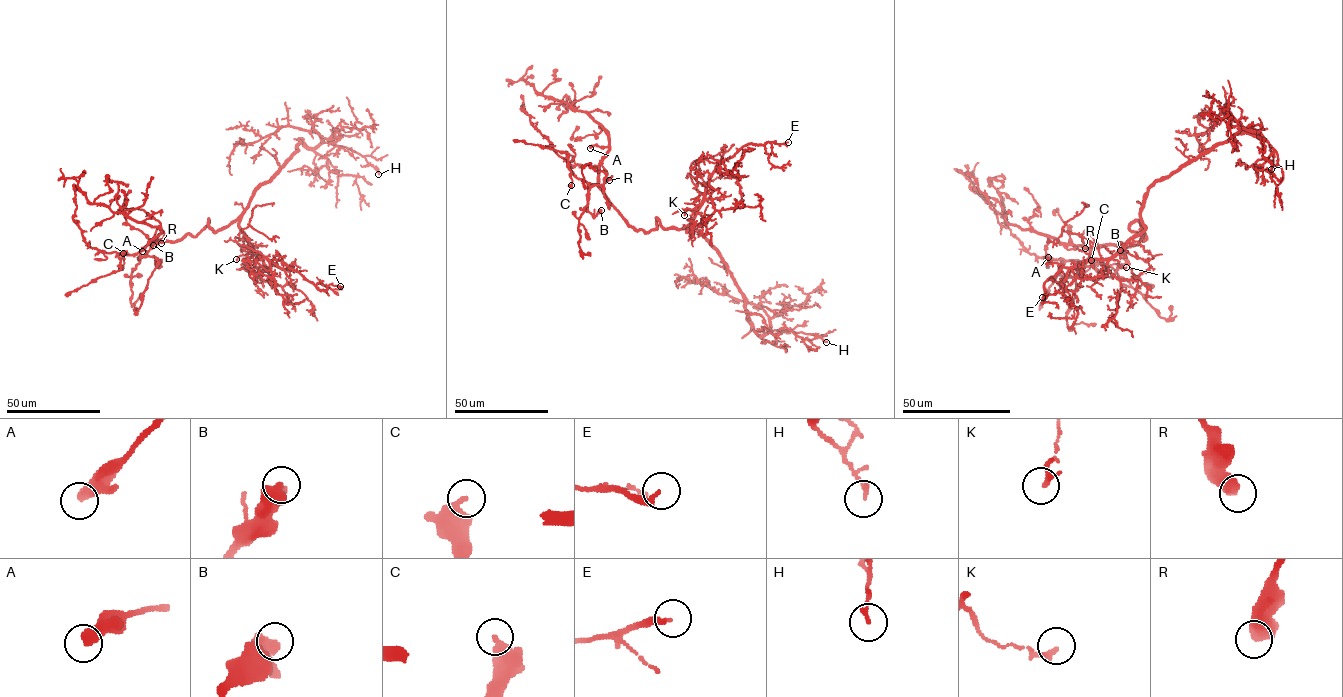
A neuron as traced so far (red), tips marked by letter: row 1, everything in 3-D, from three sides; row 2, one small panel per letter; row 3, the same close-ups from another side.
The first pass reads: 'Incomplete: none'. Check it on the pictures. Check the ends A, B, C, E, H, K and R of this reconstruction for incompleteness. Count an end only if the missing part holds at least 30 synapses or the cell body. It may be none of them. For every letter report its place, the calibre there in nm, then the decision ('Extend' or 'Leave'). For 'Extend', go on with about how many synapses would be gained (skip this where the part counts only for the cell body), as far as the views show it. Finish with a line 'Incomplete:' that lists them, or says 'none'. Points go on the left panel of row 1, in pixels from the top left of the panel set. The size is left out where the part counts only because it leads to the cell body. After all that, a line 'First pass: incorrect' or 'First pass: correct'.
A: Place: (142, 251). Thickness 480 nm. Leave
B: Place: (153, 245). Thickness 650 nm. Leave
C: Place: (123, 253). Thickness 400 nm. Leave
E: Place: (340, 286). Thickness 240 nm. Leave
H: Place: (378, 174). Thickness 110 nm. Leave
K: Place: (236, 259). Thickness 240 nm. Leave
R: Place: (161, 243). Thickness 550 nm. Leave
Incomplete: none
First pass: correct

